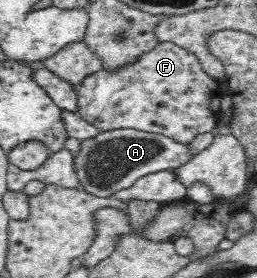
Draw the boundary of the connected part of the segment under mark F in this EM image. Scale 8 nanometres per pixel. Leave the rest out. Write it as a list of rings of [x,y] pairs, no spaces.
[[[167,42],[158,43],[154,47],[155,48],[153,50],[147,51],[145,54],[142,54],[138,59],[135,59],[134,62],[130,62],[130,64],[124,64],[124,66],[118,66],[118,68],[112,68],[112,70],[106,70],[104,67],[102,67],[95,73],[86,76],[86,78],[82,78],[82,82],[80,82],[80,84],[74,85],[79,115],[84,120],[92,123],[100,131],[112,129],[116,130],[118,128],[133,128],[154,134],[162,134],[182,144],[188,144],[192,142],[198,135],[214,132],[214,128],[216,128],[217,121],[219,120],[221,104],[220,94],[222,94],[222,92],[218,91],[218,88],[220,88],[218,80],[212,78],[202,68],[201,62],[198,61],[198,57],[196,57],[196,55],[194,55],[193,53],[190,53],[190,50],[185,50],[177,44]]]

